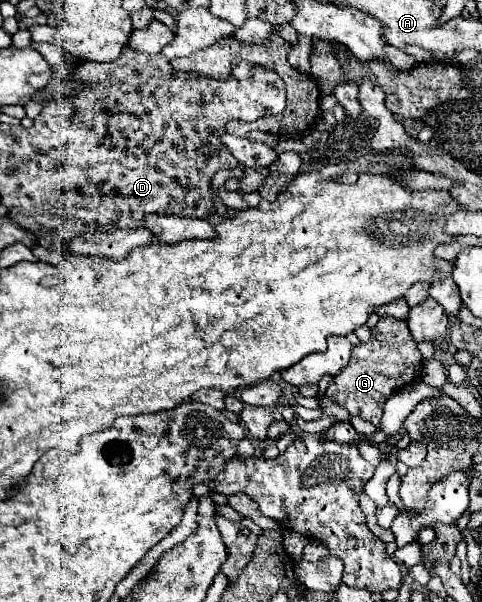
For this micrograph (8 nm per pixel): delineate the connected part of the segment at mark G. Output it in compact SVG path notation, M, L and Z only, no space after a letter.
M380 318L378 324L372 328L370 342L360 342L352 348L350 364L346 364L346 368L342 368L342 372L338 372L338 376L334 376L328 386L328 398L350 410L352 416L370 420L378 428L386 398L420 378L420 368L422 356L408 332L406 322L394 318Z

